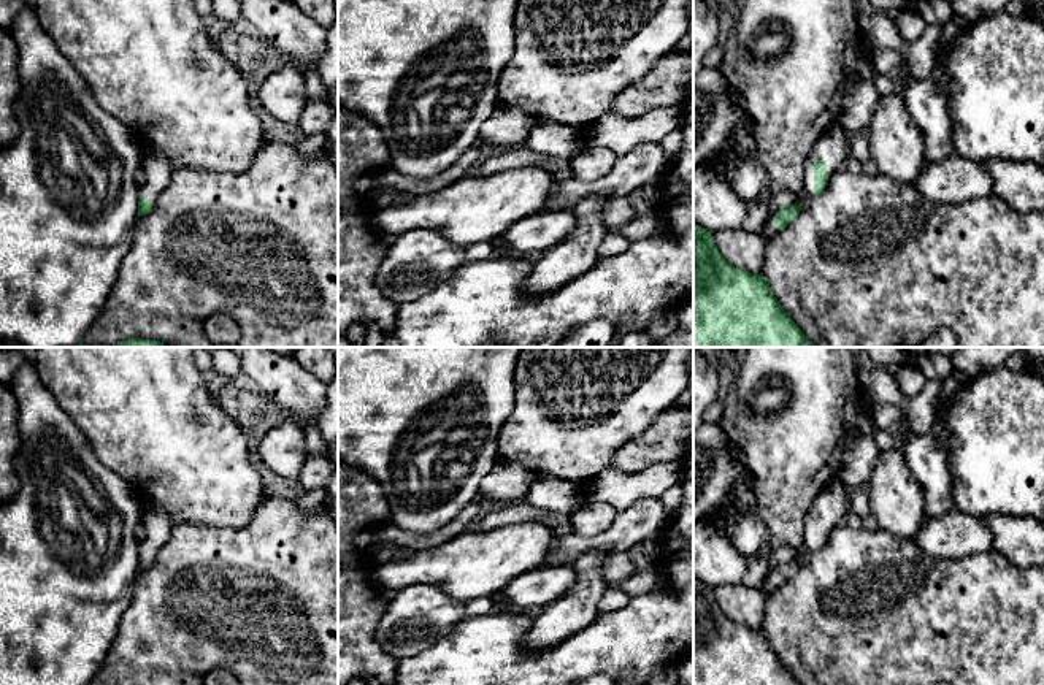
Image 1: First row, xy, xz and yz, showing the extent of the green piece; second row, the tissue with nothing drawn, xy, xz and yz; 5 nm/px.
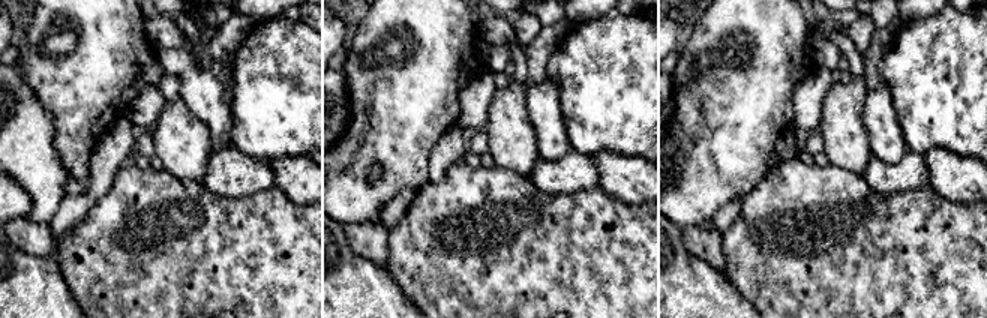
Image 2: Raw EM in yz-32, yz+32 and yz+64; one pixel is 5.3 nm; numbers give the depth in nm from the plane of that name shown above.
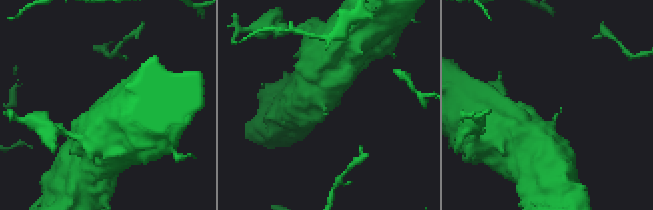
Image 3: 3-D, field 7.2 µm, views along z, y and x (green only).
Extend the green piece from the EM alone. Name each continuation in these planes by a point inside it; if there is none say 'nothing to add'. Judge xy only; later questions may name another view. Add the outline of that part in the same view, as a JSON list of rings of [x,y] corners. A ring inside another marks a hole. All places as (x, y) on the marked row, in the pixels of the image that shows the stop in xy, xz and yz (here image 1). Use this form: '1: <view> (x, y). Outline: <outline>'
1: xy (156, 167). Outline: [[[141,143],[141,170],[146,174],[138,197],[148,198],[152,205],[159,193],[168,186],[173,170],[165,155],[154,152]]]

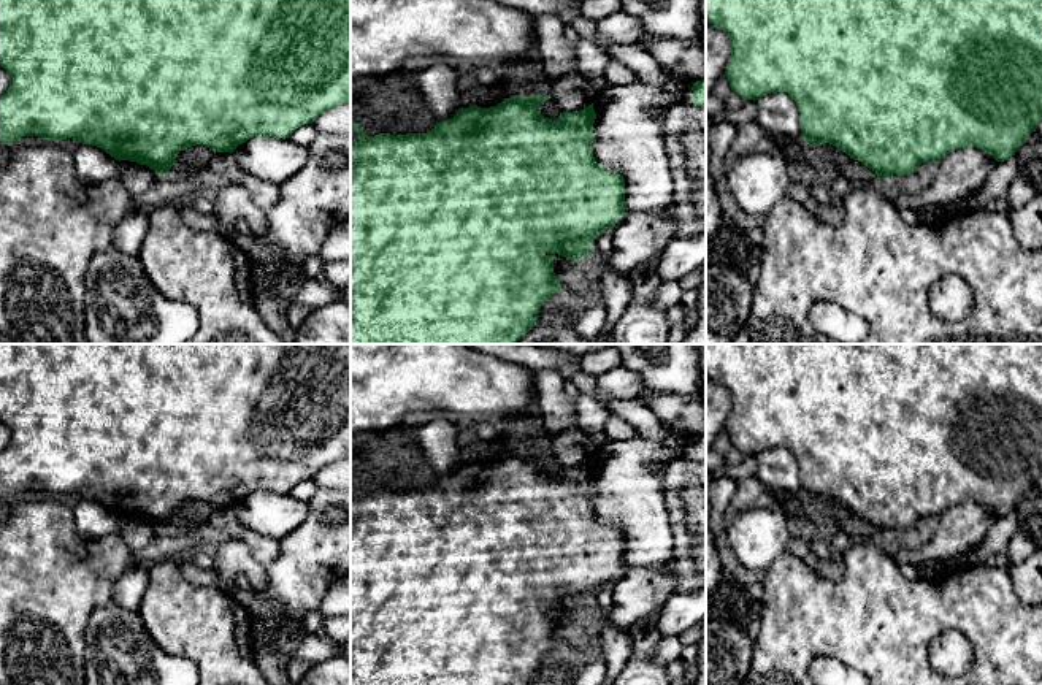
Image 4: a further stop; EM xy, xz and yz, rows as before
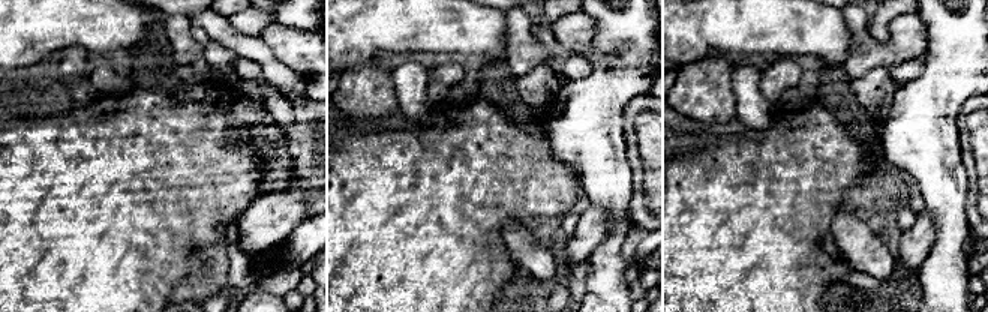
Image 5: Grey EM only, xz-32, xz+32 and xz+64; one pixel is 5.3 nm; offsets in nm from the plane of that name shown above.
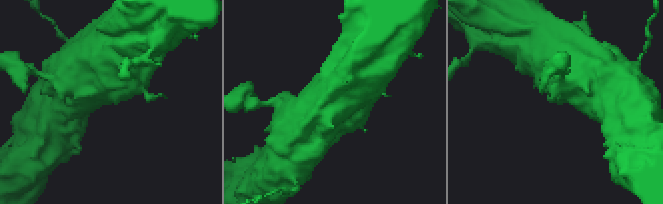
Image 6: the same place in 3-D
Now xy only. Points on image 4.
nothing to add

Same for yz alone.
nothing to add

